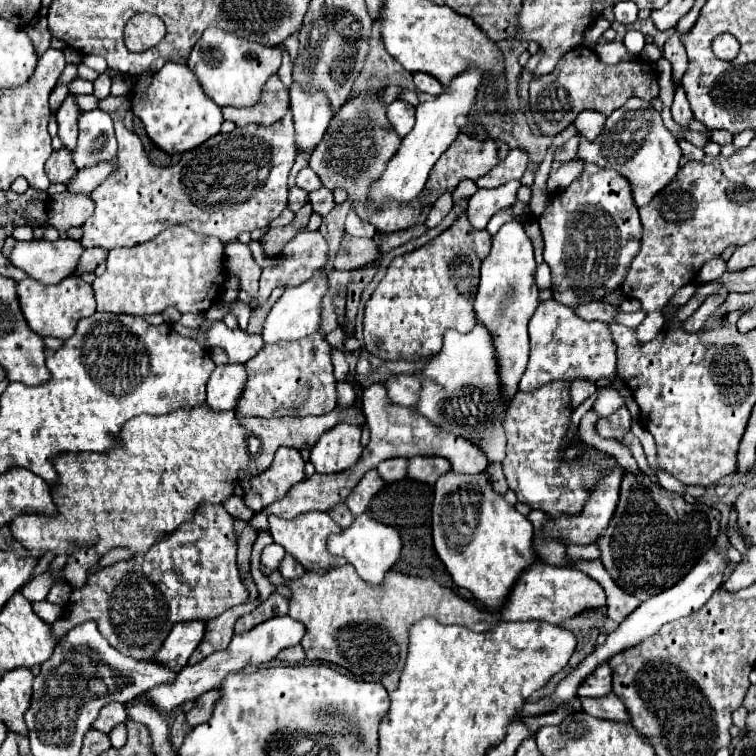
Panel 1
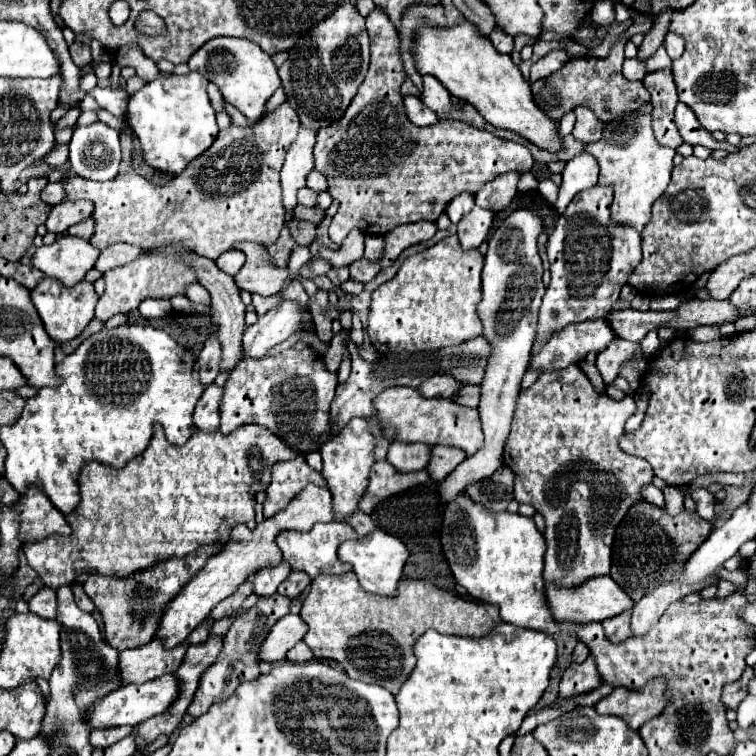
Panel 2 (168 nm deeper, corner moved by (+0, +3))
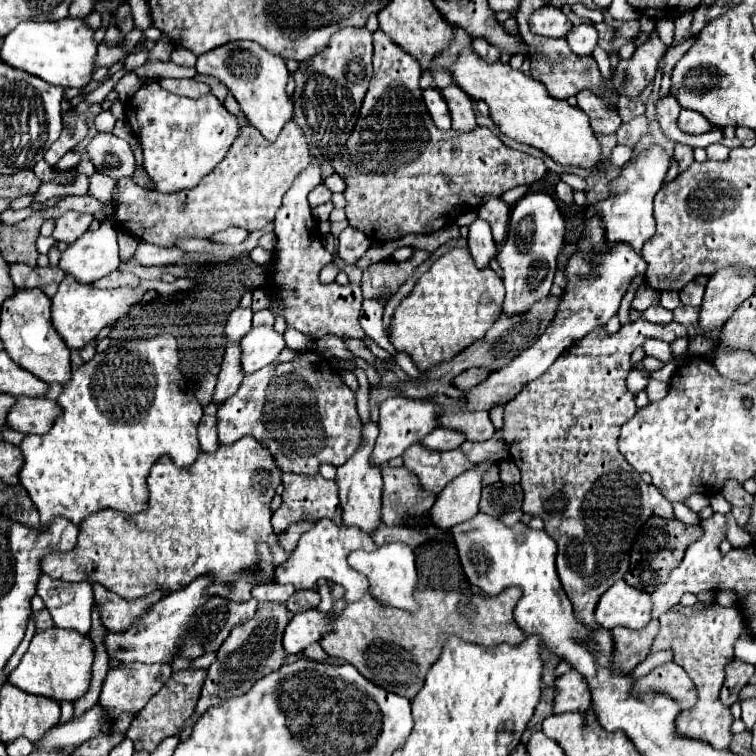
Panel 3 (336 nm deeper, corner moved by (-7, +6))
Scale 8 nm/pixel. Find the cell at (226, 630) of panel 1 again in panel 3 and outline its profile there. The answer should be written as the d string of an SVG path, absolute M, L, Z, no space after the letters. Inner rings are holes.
M183 669L183 671L175 671L171 675L171 679L161 687L161 691L157 695L151 697L151 701L143 707L143 711L137 715L135 723L131 723L127 737L135 743L135 751L155 751L157 745L171 737L177 735L177 729L183 727L183 723L193 715L203 681L205 681L207 669Z

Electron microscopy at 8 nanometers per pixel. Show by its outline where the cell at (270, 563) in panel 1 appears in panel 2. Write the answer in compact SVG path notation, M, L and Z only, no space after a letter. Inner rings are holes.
M282 562L282 564L278 564L278 566L274 566L272 570L270 568L264 568L264 570L260 570L260 572L256 572L256 576L254 576L254 594L256 596L272 596L272 594L276 594L276 588L280 586L280 582L284 582L284 578L288 578L288 574L290 574L292 570L290 570L290 566L286 564L286 562Z

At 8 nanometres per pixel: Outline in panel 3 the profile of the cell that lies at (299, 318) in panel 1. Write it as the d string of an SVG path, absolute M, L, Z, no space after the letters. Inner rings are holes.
M259 325L253 327L243 339L241 339L241 365L245 373L253 373L269 363L273 363L279 353L283 351L285 341L283 335L279 335L273 325Z

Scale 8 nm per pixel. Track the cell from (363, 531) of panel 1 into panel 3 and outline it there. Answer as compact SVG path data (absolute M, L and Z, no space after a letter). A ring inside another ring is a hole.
M385 543L375 551L351 551L349 565L363 573L369 579L369 591L381 603L391 607L399 607L405 611L415 611L417 603L413 601L413 589L417 585L417 567L415 567L415 553L405 543Z

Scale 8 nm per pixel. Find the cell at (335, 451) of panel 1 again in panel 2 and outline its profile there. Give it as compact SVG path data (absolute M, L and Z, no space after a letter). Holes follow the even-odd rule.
M352 418L340 434L336 434L332 440L328 440L322 446L322 458L324 458L324 470L322 476L328 482L328 490L332 494L332 510L336 510L336 522L344 522L348 514L354 514L358 510L358 502L368 488L368 478L370 478L370 468L376 462L374 460L374 446L376 438L366 422L366 418Z

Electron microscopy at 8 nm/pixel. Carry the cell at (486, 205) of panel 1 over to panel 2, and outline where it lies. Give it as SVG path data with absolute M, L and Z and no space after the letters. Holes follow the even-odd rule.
M474 206L472 212L458 222L458 238L460 238L462 248L464 250L478 248L486 240L488 232L490 232L492 220L494 220L492 210Z

